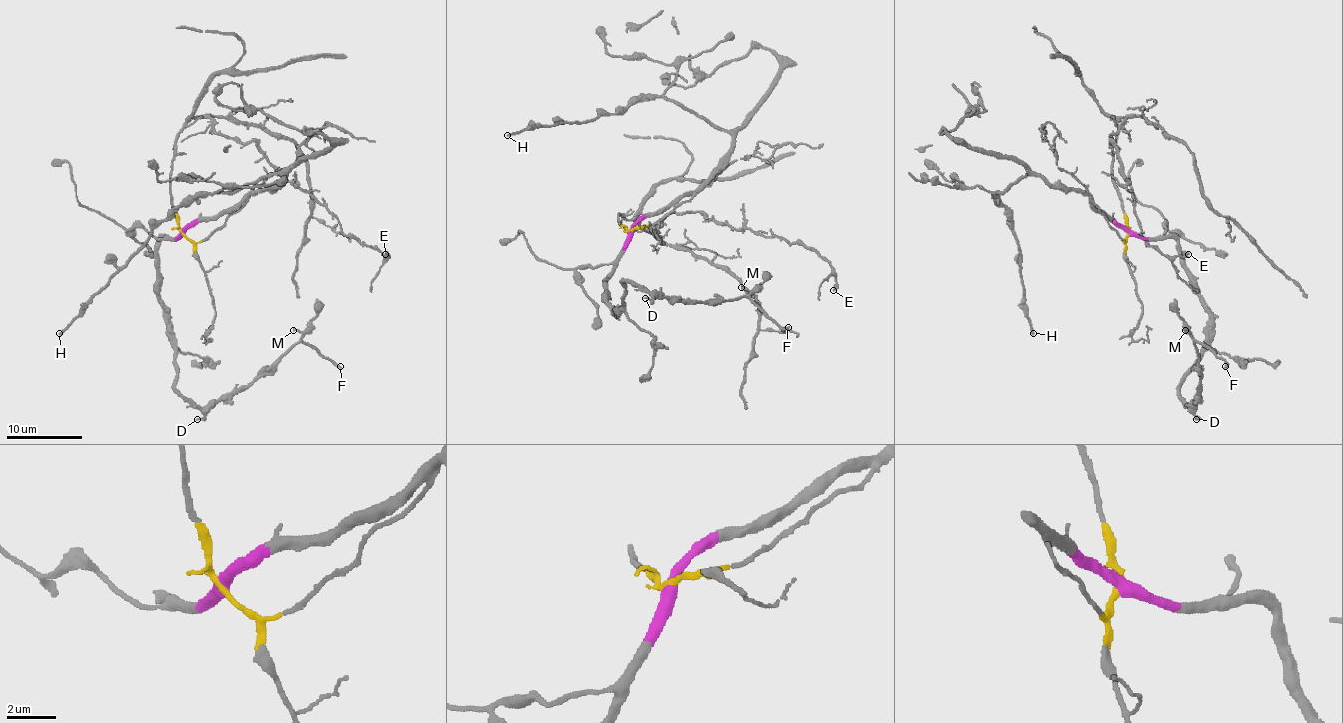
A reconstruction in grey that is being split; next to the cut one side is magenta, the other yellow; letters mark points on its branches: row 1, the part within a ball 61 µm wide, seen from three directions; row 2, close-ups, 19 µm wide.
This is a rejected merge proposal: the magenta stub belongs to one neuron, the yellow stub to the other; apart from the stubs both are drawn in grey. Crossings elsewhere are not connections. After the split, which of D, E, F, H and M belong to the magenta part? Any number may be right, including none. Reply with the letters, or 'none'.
D, F, H, M

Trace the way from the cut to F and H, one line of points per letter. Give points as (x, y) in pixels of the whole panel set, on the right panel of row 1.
F: (1128, 232), (1177, 242), (1209, 314), (1181, 397), (1191, 406), (1198, 395), (1196, 342), (1225, 367)
H: (1128, 232), (1087, 195), (1039, 176), (1030, 174), (1007, 191), (998, 191), (1018, 246), (1024, 314), (1034, 333)

